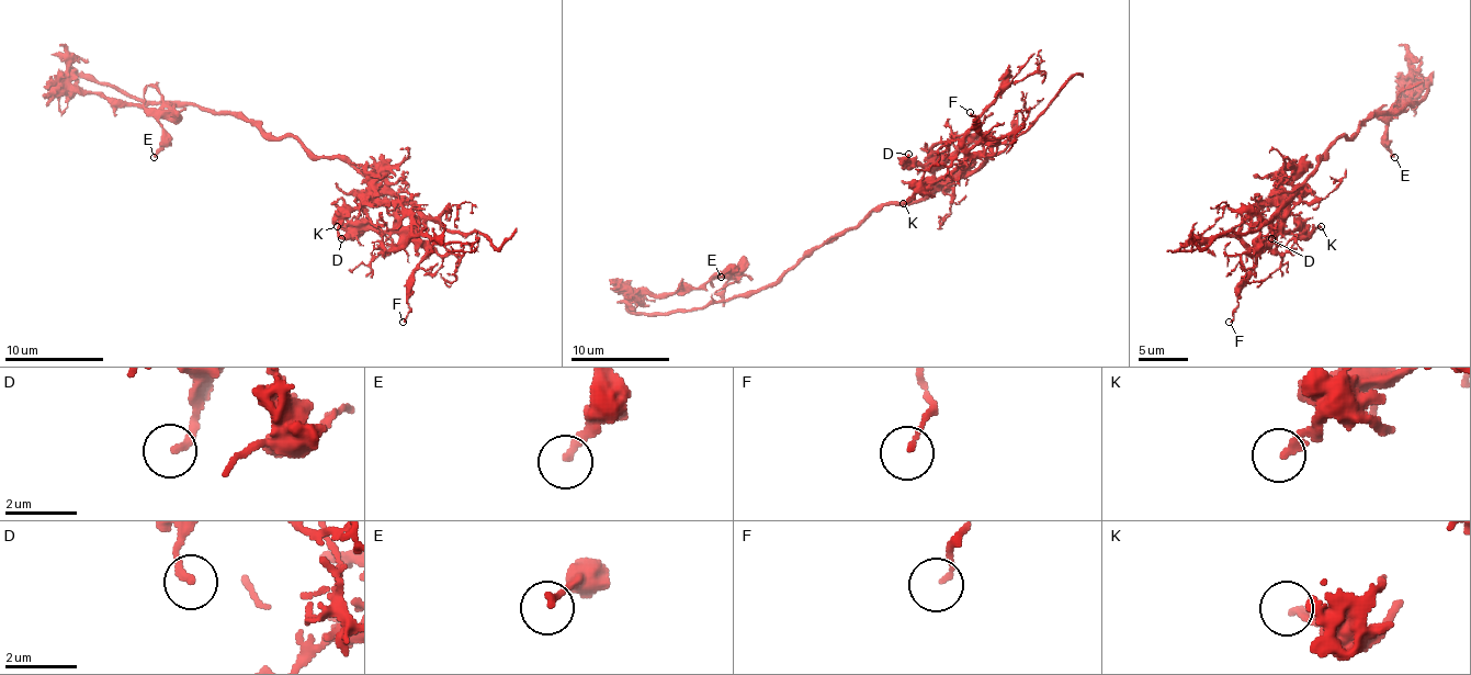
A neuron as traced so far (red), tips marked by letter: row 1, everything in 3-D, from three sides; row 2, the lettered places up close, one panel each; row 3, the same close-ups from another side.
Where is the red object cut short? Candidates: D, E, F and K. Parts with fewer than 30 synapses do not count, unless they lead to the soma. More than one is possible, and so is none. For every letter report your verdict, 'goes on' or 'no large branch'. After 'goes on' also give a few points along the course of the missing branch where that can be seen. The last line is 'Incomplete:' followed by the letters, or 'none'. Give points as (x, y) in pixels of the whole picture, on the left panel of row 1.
D: no large branch
E: no large branch
F: no large branch
K: no large branch
Incomplete: none

